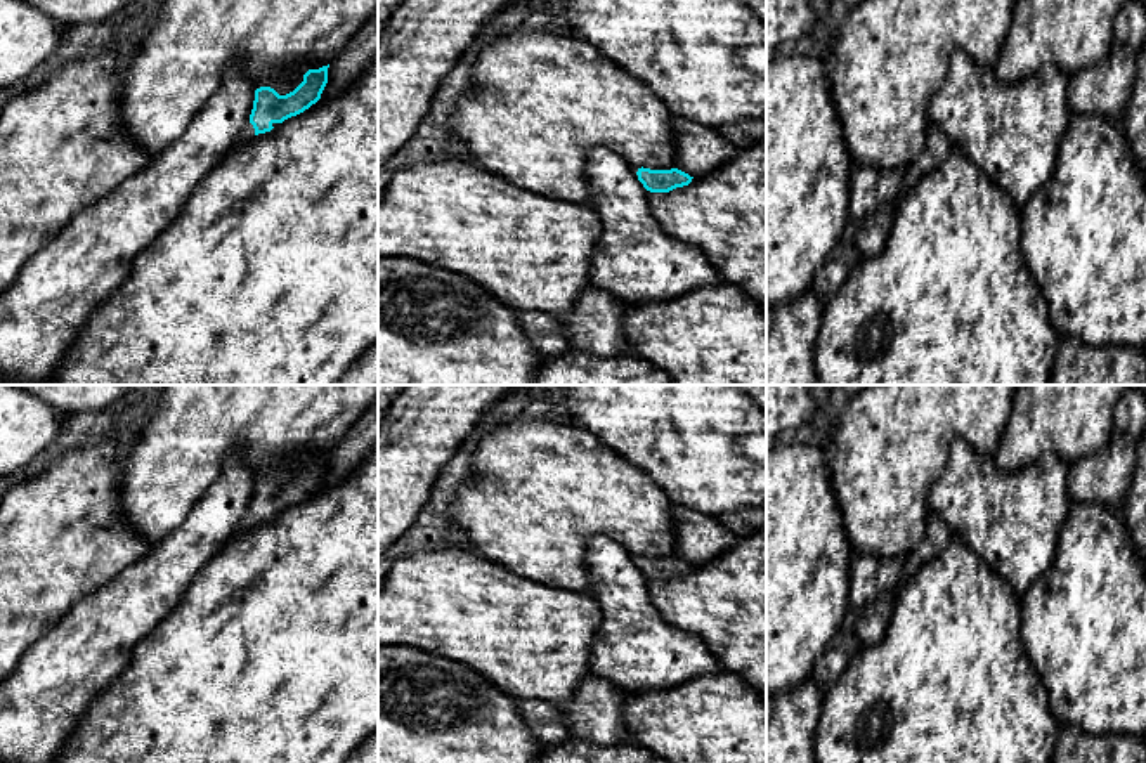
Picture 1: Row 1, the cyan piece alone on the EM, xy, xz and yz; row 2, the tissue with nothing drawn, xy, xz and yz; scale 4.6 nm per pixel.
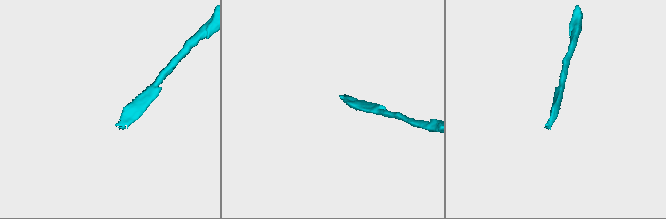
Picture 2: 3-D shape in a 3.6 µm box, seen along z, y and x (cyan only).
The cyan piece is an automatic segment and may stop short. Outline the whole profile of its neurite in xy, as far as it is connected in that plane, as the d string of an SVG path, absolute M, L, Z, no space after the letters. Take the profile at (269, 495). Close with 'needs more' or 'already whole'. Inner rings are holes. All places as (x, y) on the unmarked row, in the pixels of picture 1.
M329 453L319 458L309 458L303 463L303 470L286 484L279 484L270 475L257 477L250 508L239 524L238 532L251 529L258 522L270 520L284 508L296 505L316 492L328 472L328 456Z | needs more

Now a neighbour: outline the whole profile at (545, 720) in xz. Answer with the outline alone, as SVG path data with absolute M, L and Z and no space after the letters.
M541 699L518 701L522 718L531 732L544 744L563 744L572 737L563 723L562 709Z

